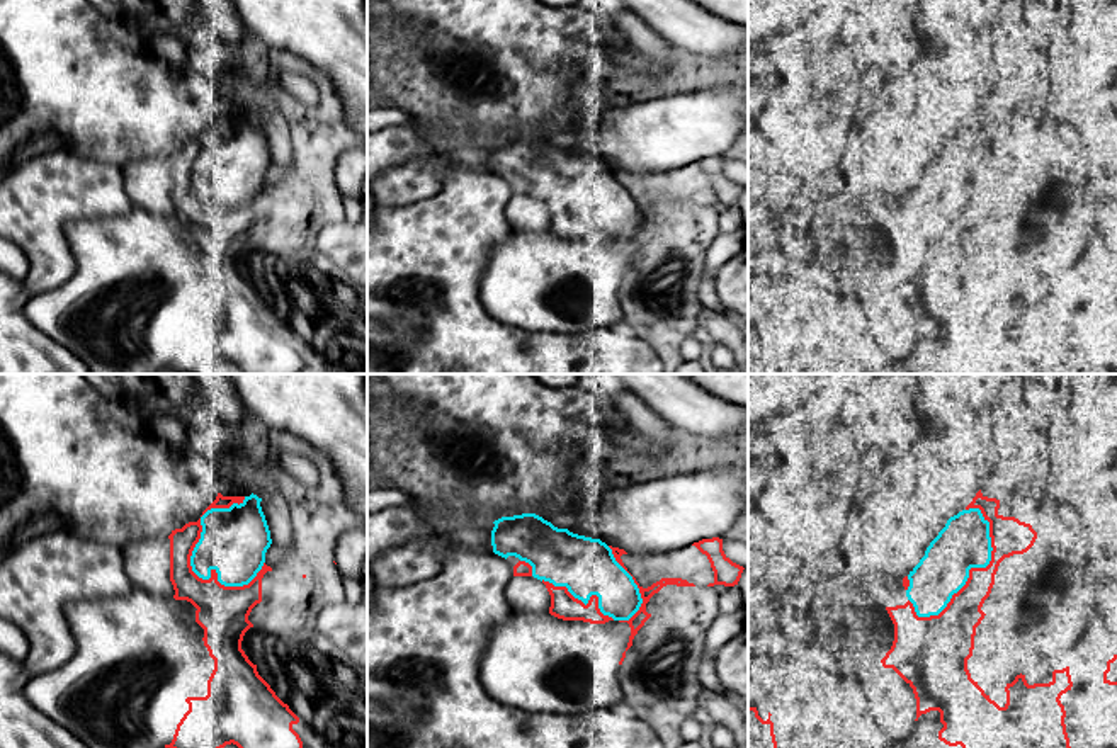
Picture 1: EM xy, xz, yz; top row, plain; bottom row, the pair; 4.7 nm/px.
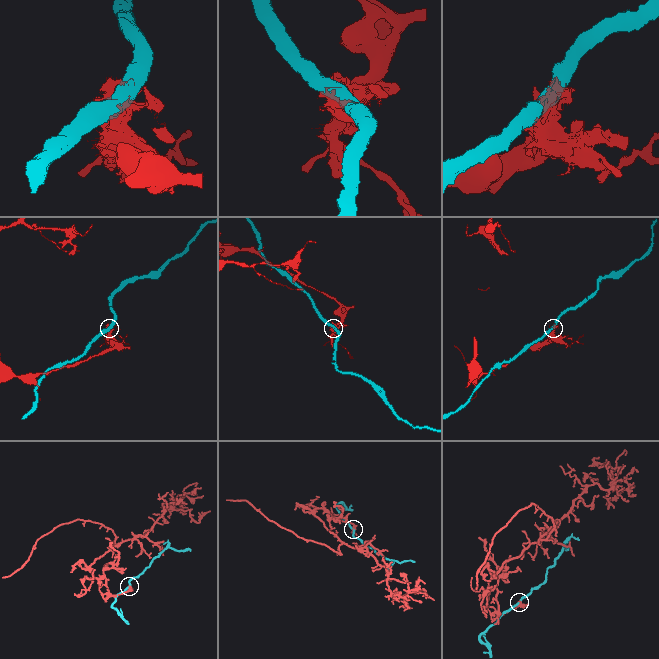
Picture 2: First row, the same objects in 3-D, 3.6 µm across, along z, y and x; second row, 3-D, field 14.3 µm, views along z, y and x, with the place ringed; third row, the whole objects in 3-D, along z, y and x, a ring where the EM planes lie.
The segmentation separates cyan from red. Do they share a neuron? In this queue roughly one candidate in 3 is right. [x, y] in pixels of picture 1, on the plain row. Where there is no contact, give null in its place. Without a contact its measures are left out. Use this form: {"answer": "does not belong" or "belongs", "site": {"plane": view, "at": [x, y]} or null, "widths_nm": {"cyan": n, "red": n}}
{"answer": "does not belong", "site": {"plane": "xy", "at": [201, 143]}, "widths_nm": {"cyan": 320, "red": 130}}

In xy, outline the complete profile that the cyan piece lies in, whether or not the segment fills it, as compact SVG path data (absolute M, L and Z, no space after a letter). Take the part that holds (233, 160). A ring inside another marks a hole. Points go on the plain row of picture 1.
M252 112L240 124L211 128L201 136L201 158L190 175L199 197L209 199L214 189L221 204L243 206L257 196L272 163L260 121Z

